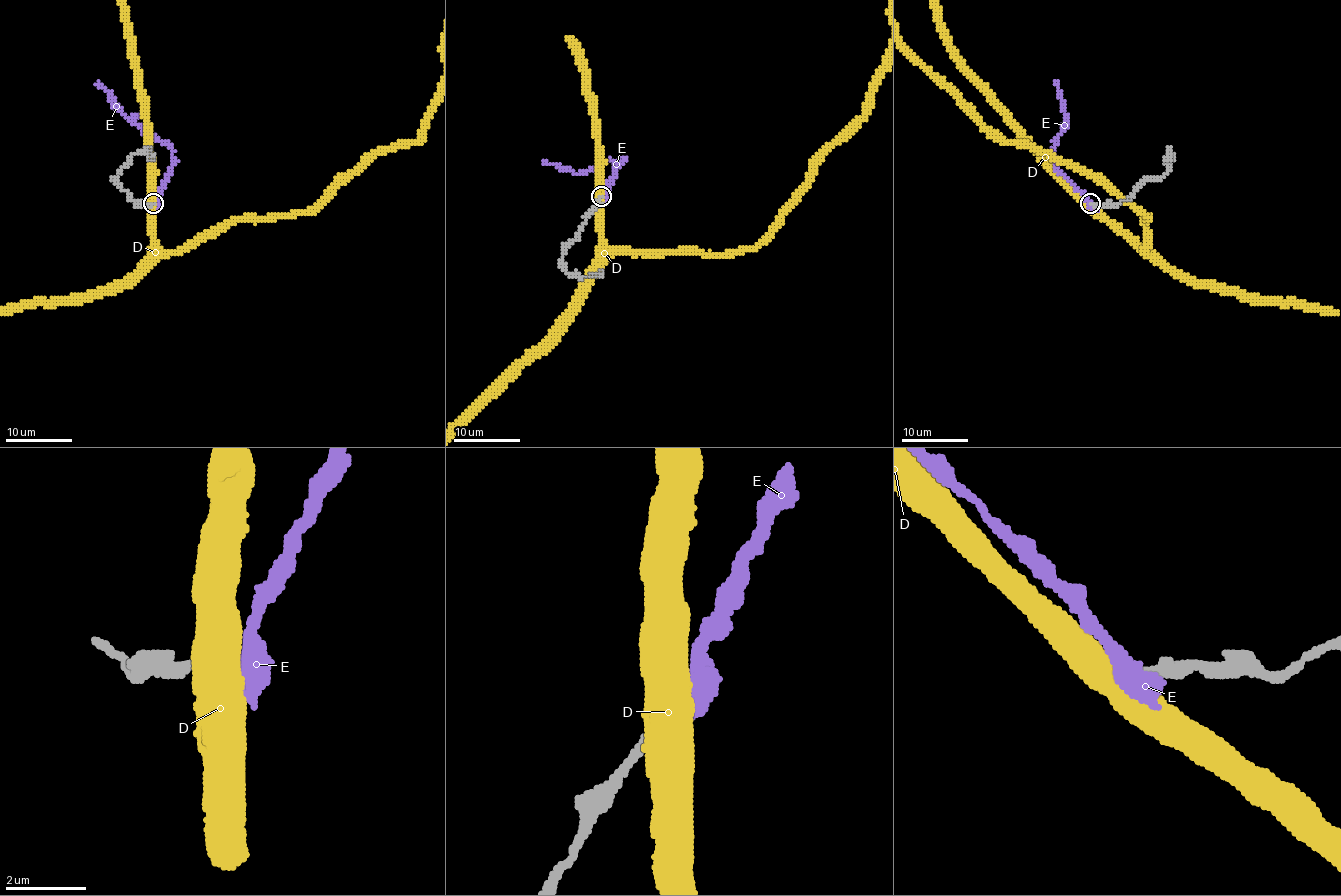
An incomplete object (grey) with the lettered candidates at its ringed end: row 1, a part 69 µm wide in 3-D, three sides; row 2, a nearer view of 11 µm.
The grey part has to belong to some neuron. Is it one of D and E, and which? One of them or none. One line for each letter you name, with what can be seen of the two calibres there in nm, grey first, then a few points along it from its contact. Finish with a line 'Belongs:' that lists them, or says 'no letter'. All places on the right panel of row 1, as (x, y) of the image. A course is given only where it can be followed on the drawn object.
Belongs: no letter

